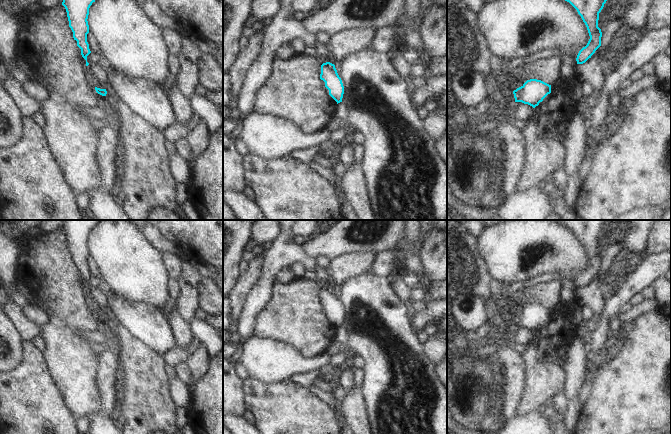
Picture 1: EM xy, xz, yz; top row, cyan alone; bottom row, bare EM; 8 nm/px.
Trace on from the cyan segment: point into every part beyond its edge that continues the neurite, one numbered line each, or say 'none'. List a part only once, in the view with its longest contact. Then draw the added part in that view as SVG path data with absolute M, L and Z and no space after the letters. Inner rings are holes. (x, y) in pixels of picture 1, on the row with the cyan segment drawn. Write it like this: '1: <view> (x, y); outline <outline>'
none

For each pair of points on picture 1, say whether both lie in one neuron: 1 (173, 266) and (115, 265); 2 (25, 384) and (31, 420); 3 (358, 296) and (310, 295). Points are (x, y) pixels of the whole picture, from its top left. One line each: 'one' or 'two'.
1: two
2: one
3: two

